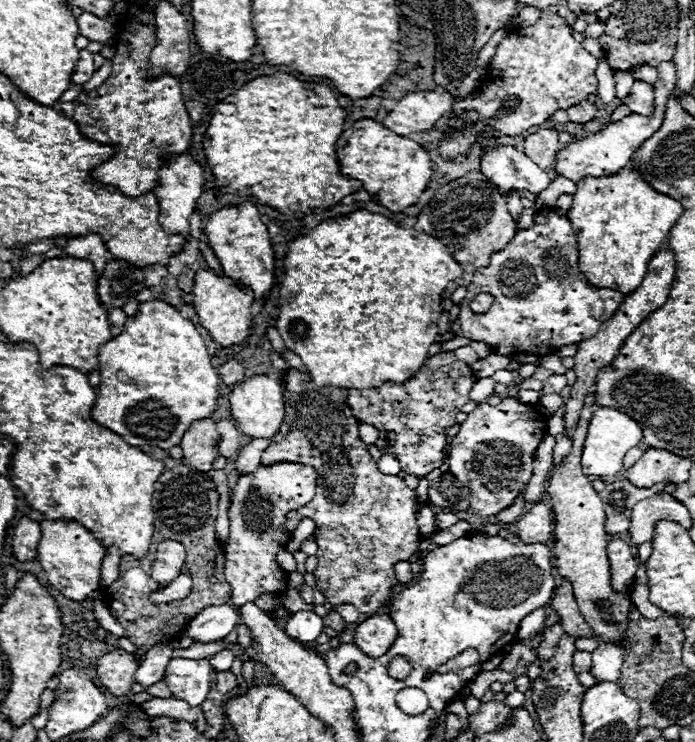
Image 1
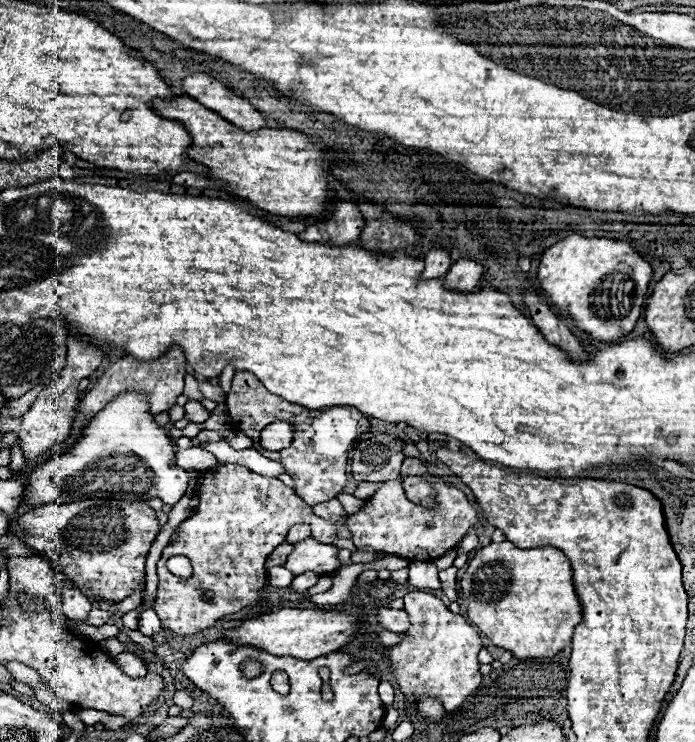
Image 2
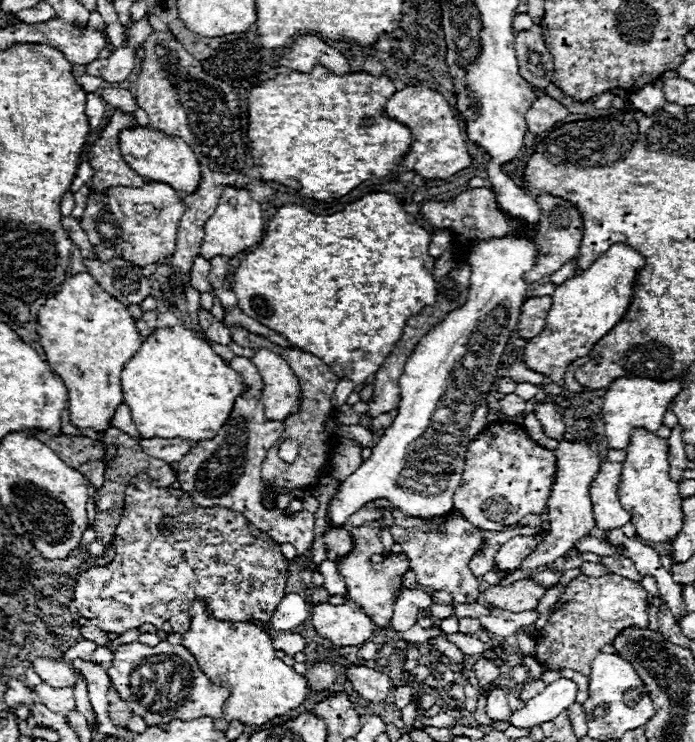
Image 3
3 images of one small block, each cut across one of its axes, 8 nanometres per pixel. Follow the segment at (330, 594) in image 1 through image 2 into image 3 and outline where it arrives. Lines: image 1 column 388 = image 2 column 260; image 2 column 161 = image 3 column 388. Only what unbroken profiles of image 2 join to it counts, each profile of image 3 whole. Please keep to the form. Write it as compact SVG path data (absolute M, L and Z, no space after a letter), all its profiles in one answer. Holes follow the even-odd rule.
M366 522L360 528L352 528L352 534L356 538L354 552L350 556L346 556L342 562L338 562L338 570L346 580L350 600L356 602L362 608L362 612L366 612L374 620L374 626L386 628L388 620L392 618L396 588L402 584L402 574L410 568L408 558L404 554L400 554L400 556L392 554L388 558L388 562L380 562L380 564L370 562L370 558L374 554L384 554L384 548L380 542L380 524L376 524L376 522Z

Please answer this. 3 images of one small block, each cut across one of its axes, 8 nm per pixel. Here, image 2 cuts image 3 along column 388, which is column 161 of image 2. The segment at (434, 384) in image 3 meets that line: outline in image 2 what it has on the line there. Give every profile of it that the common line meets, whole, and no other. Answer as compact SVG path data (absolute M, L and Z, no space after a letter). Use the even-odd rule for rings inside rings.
M122 392L114 396L88 426L82 428L80 438L72 448L62 454L52 456L50 460L34 466L28 472L24 496L26 502L20 502L22 508L30 506L32 510L48 502L80 502L88 498L114 498L114 500L132 500L146 502L150 498L160 498L164 504L174 506L188 488L188 472L176 464L176 446L166 434L166 428L154 422L154 416L148 412L148 394L146 392Z

